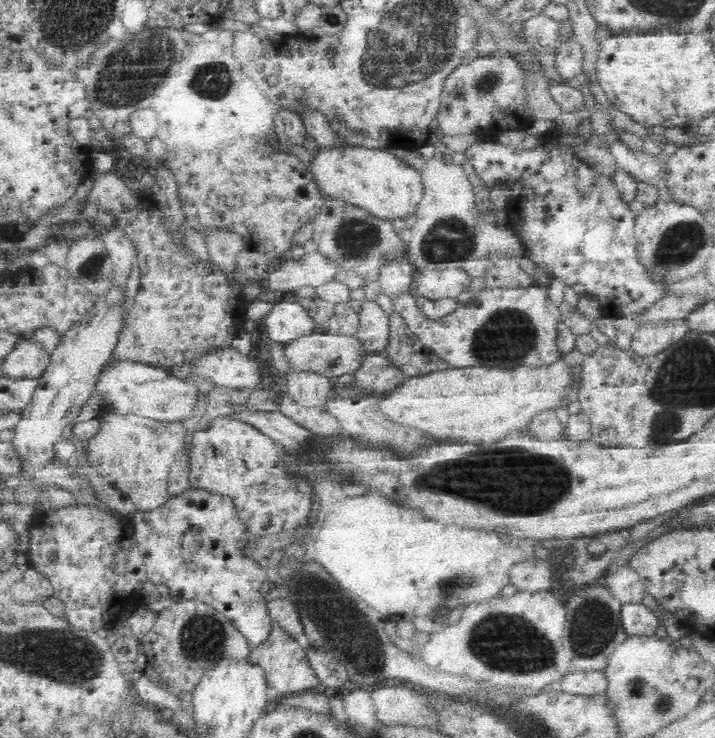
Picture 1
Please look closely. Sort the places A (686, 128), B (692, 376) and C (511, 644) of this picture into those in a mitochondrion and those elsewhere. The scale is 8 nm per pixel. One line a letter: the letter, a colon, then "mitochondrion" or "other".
A: other
B: mitochondrion
C: mitochondrion

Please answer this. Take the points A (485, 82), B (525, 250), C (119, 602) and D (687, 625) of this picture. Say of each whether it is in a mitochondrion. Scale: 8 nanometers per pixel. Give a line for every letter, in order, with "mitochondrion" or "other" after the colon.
A: mitochondrion
B: other
C: other
D: other

